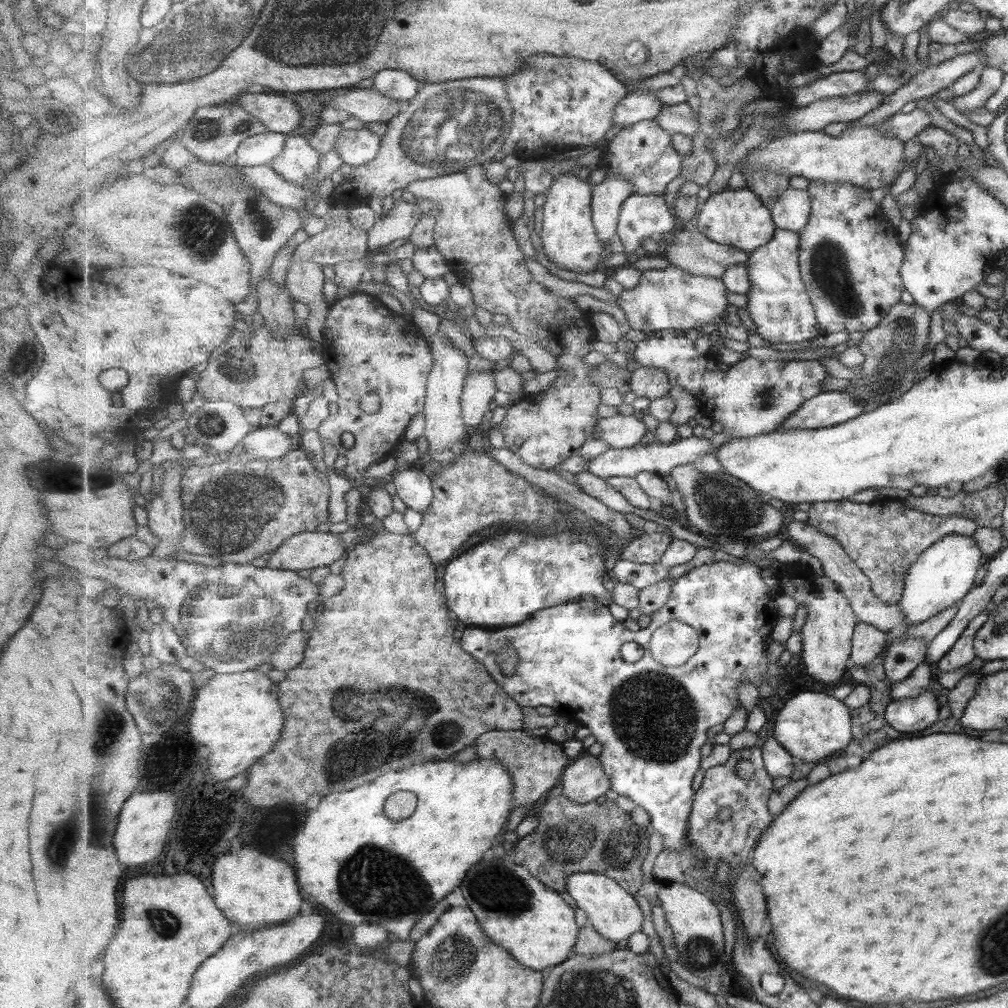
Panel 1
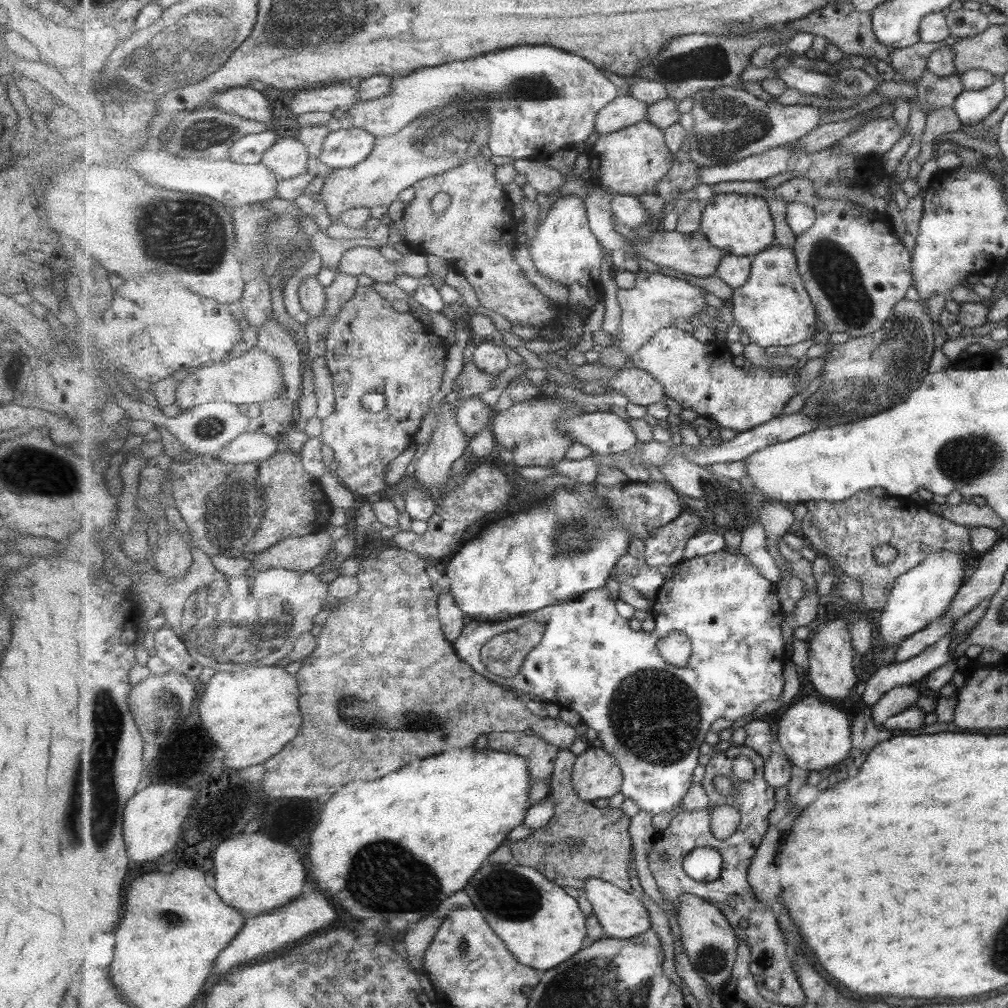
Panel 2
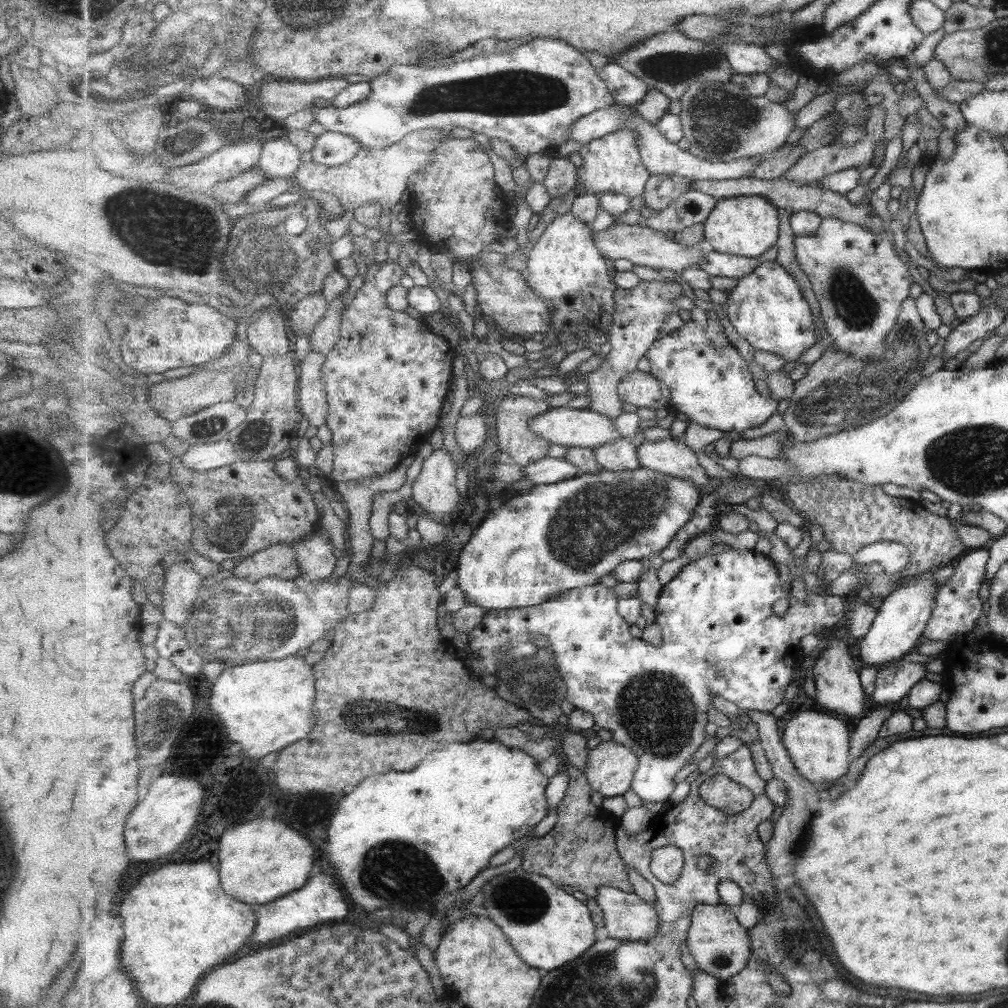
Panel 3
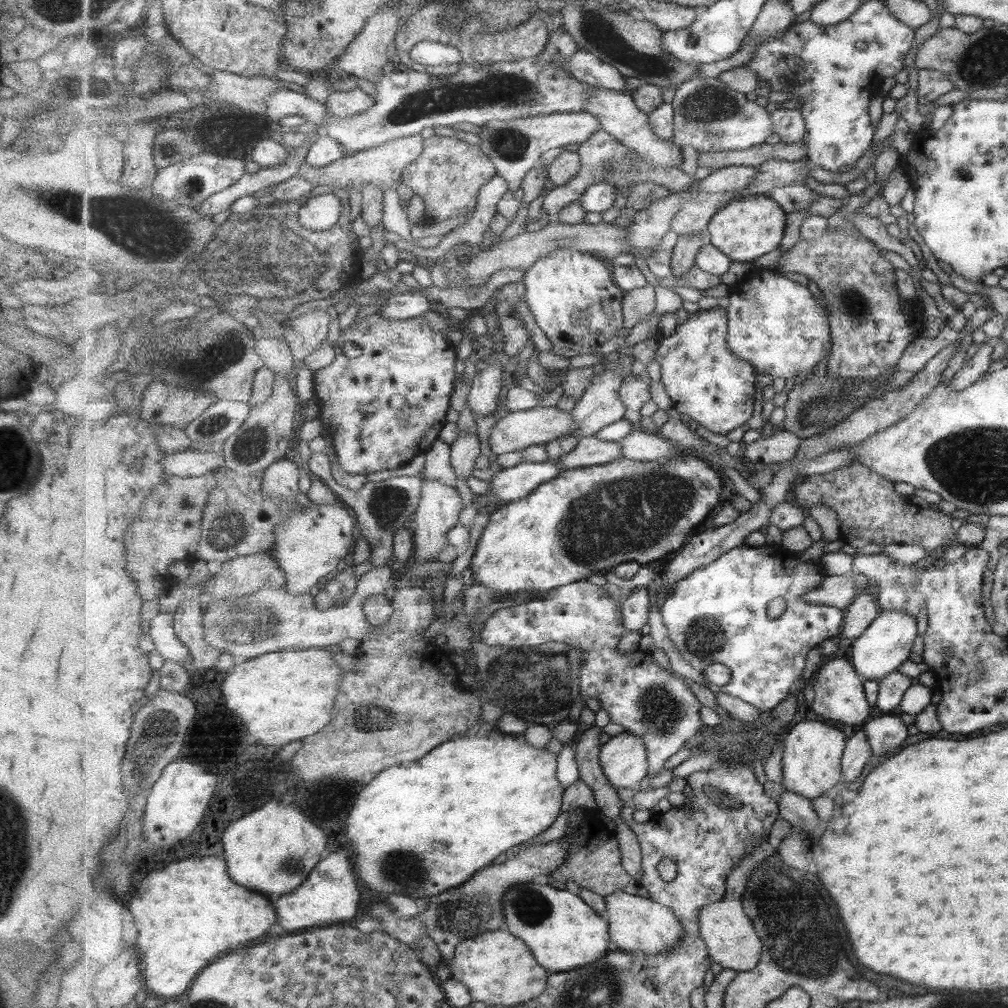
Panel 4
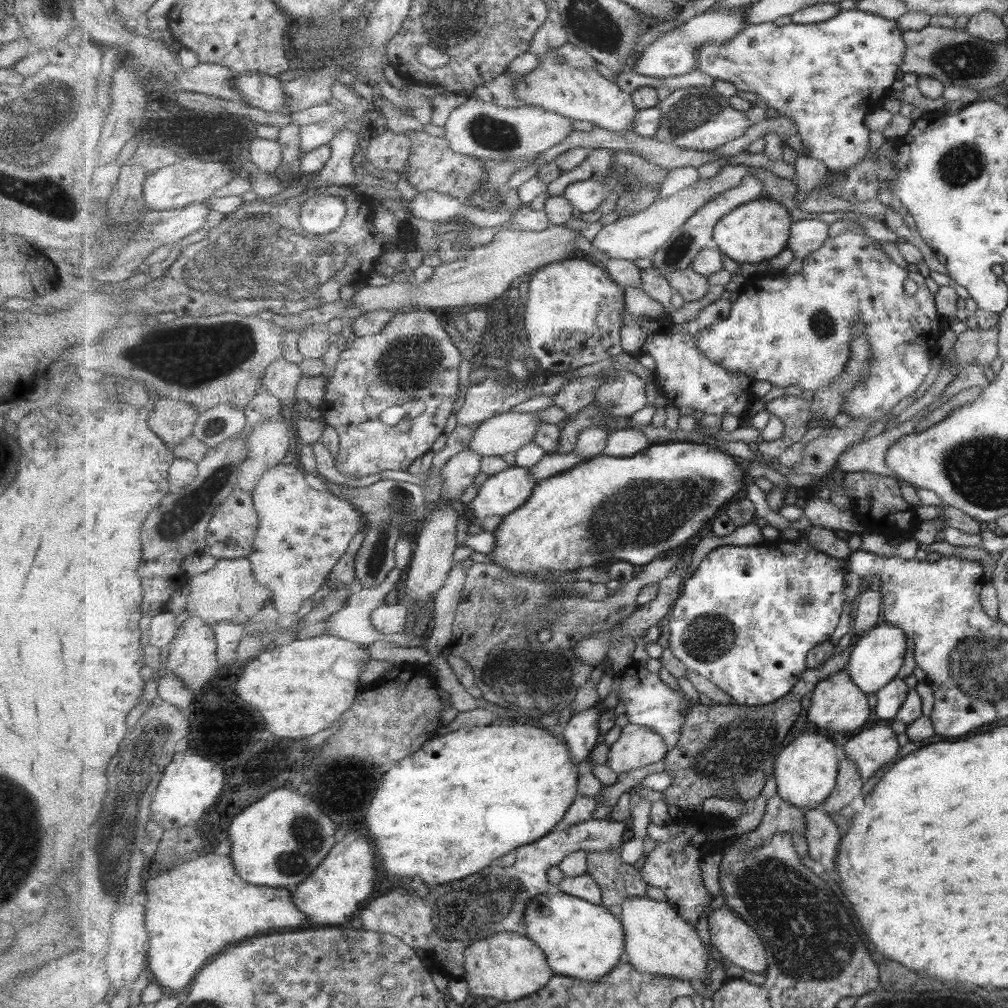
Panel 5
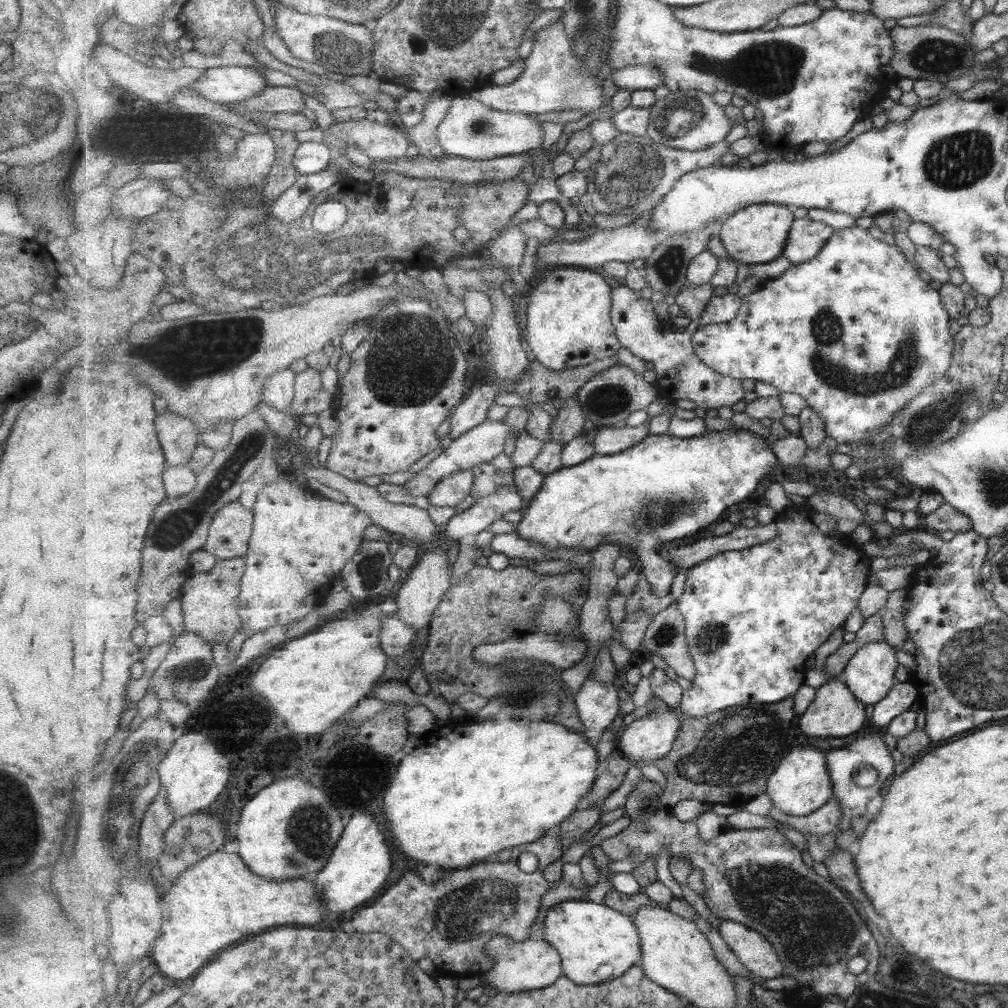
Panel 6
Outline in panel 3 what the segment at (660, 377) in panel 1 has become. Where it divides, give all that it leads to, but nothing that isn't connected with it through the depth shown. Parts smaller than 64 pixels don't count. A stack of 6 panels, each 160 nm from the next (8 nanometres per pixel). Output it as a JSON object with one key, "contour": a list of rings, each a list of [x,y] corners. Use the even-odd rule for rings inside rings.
{"contour":[[[635,371],[628,374],[619,384],[623,401],[641,408],[652,408],[658,412],[666,409],[670,401],[661,394],[659,381],[649,372]]]}

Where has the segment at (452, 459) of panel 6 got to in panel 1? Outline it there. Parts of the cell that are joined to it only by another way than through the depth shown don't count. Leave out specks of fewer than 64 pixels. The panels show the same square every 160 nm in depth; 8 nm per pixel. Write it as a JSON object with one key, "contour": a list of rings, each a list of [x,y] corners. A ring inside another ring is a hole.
{"contour":[[[633,414],[628,416],[614,415],[611,417],[600,418],[594,428],[594,436],[599,440],[604,440],[613,449],[633,448],[639,445],[641,438],[647,434],[647,428],[641,421],[640,415]]]}

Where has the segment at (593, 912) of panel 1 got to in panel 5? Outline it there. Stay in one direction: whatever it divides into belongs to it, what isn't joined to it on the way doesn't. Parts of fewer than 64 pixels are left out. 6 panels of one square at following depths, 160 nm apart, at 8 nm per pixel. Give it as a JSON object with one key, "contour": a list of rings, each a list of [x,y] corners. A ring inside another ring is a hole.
{"contour":[[[631,897],[624,902],[623,914],[619,916],[623,926],[625,927],[626,932],[626,947],[624,954],[624,962],[631,963],[639,972],[649,973],[662,976],[672,976],[672,978],[678,978],[679,980],[690,980],[696,988],[699,986],[704,986],[705,995],[711,996],[711,991],[709,990],[709,986],[711,986],[711,971],[707,971],[707,964],[709,964],[709,960],[712,960],[709,956],[709,950],[707,950],[707,946],[703,944],[703,940],[701,940],[701,936],[699,936],[699,932],[695,929],[695,927],[684,919],[680,915],[680,912],[669,902],[657,902],[656,900],[651,900],[647,897]]]}

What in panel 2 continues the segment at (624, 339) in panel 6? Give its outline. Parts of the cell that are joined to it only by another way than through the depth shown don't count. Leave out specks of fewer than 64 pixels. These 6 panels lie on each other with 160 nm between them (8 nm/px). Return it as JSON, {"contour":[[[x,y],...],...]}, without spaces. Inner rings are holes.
{"contour":[[[675,326],[657,331],[656,336],[637,351],[635,356],[630,356],[633,367],[645,369],[652,376],[657,377],[657,382],[663,384],[665,388],[666,397],[673,399],[683,409],[694,410],[699,414],[699,419],[704,422],[742,433],[777,418],[787,406],[787,402],[799,394],[797,393],[799,379],[797,379],[797,369],[795,373],[787,370],[785,375],[769,374],[768,370],[758,366],[752,366],[747,371],[743,367],[734,366],[733,358],[727,344],[712,339],[703,344],[693,334]]]}

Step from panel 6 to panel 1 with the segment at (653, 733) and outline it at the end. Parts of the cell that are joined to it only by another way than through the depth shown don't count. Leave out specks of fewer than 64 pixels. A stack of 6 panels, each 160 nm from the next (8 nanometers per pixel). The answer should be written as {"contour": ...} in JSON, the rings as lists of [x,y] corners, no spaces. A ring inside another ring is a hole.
{"contour":[[[583,754],[573,760],[561,775],[561,793],[579,804],[587,804],[605,796],[612,780],[598,756]]]}

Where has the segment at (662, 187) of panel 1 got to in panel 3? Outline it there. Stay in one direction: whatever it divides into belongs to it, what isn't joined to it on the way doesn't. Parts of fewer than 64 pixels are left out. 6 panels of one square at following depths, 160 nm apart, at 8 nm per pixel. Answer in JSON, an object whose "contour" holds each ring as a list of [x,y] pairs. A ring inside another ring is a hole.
{"contour":[[[633,127],[617,130],[603,138],[593,140],[579,149],[583,164],[579,167],[578,186],[582,186],[586,195],[599,195],[603,192],[615,192],[629,199],[643,196],[651,173],[643,164],[637,146],[637,133]]]}

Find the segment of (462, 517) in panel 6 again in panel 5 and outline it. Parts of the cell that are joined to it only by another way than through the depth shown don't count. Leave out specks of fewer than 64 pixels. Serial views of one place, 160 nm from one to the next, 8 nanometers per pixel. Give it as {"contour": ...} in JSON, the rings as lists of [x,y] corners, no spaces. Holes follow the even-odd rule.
{"contour":[[[511,466],[489,480],[477,490],[477,496],[469,503],[469,522],[482,524],[489,516],[507,516],[521,508],[538,486],[529,468]]]}

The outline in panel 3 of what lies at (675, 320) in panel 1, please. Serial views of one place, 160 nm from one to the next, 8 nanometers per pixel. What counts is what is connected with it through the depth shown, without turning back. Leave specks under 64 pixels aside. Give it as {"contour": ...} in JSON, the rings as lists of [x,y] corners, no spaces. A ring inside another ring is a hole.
{"contour":[[[641,280],[639,286],[632,289],[617,287],[616,311],[609,338],[612,349],[604,357],[603,364],[586,377],[589,400],[587,408],[608,416],[611,420],[617,420],[624,413],[619,384],[628,374],[637,371],[639,360],[653,346],[653,342],[661,338],[663,335],[661,328],[667,316],[671,312],[677,312],[676,298],[681,295],[683,288],[677,283],[667,283],[667,281]]]}

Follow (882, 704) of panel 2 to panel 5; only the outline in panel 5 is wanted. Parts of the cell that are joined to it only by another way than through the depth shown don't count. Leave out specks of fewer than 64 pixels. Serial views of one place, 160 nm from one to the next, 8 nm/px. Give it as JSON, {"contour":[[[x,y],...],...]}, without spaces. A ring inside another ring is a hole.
{"contour":[[[850,758],[843,759],[838,772],[838,783],[832,795],[821,807],[827,814],[841,812],[846,806],[852,804],[857,796],[863,795],[864,782],[856,762]]]}

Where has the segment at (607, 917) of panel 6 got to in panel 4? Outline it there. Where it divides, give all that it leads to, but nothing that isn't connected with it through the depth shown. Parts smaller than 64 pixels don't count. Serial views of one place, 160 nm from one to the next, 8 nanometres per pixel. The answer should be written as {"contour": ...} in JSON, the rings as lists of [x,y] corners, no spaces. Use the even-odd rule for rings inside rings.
{"contour":[[[532,880],[514,886],[504,896],[506,910],[506,930],[511,931],[515,936],[525,940],[533,951],[539,964],[548,969],[551,974],[555,972],[569,972],[585,964],[593,964],[607,956],[613,946],[610,935],[610,924],[605,916],[588,905],[577,893],[569,892],[567,889],[557,889],[547,885],[544,880]]]}

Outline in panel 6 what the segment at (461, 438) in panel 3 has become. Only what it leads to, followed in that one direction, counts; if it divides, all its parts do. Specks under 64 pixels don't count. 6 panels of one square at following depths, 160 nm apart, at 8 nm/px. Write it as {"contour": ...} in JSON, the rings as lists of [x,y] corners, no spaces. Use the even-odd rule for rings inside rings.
{"contour":[[[471,468],[454,472],[451,476],[441,480],[428,499],[432,506],[437,506],[437,508],[441,508],[441,506],[454,507],[472,494],[473,485],[474,472]]]}

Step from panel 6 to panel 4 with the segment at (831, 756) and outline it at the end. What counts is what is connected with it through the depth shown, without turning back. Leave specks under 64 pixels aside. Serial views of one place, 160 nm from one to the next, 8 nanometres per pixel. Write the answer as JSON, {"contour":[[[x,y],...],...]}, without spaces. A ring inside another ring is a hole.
{"contour":[[[895,713],[871,718],[862,728],[871,743],[872,757],[883,756],[907,738],[905,726],[899,718],[895,718]]]}

